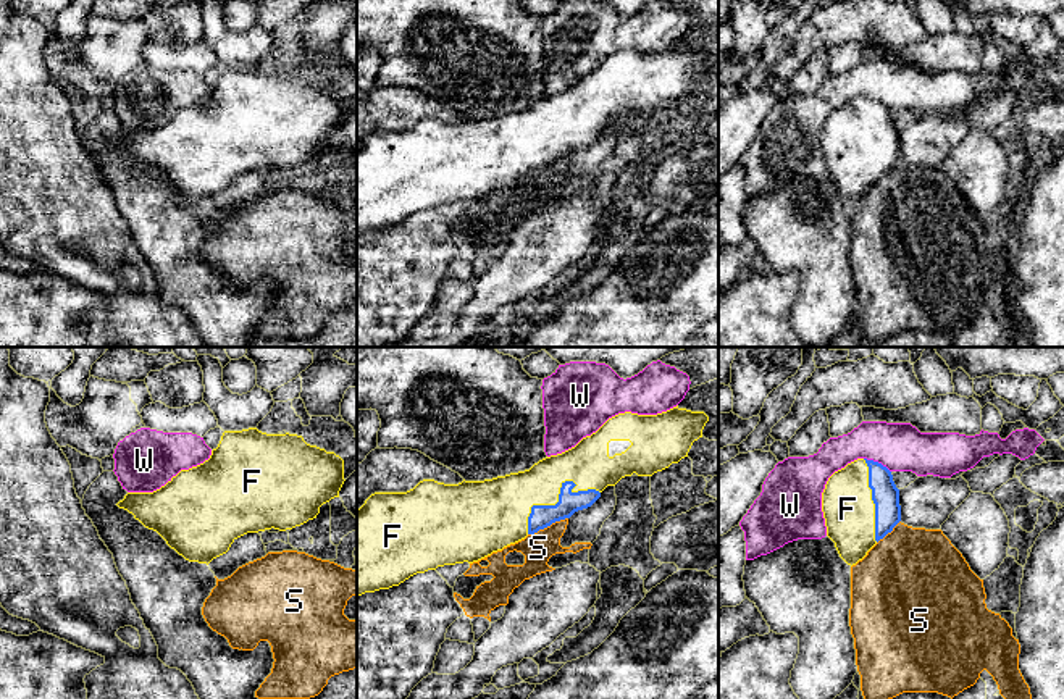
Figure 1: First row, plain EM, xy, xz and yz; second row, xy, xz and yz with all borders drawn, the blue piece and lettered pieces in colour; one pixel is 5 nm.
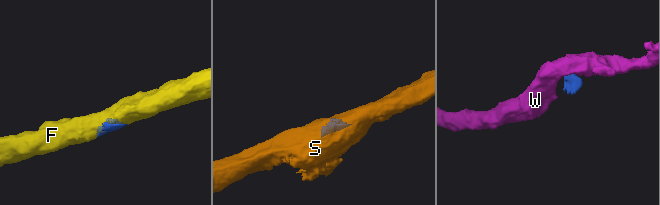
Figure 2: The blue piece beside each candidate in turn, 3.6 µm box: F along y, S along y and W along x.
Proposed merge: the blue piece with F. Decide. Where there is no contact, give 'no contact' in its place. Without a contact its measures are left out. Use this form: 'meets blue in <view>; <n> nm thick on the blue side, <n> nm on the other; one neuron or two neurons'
meets blue in xz; 120 nm thick on the blue side, 240 nm on the other; one neuron

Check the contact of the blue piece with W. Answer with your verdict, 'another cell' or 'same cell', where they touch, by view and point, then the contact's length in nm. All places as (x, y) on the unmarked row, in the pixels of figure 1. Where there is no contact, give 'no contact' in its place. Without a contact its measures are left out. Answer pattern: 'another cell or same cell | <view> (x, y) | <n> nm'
another cell | yz (877, 100) | 150 nm

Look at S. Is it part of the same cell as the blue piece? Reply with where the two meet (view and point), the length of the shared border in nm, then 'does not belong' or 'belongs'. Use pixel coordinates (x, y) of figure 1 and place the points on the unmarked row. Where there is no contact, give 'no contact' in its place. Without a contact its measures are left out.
xz (548, 163) | 220 nm | does not belong

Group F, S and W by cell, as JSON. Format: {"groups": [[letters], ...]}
{"groups": [["F"], ["S"], ["W"]]}

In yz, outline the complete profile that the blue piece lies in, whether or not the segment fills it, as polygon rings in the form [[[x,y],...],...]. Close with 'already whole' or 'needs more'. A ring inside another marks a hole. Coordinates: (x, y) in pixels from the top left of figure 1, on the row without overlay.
[[[857,97],[828,116],[822,150],[827,174],[852,205],[901,160],[899,128],[886,105]]]; needs more

